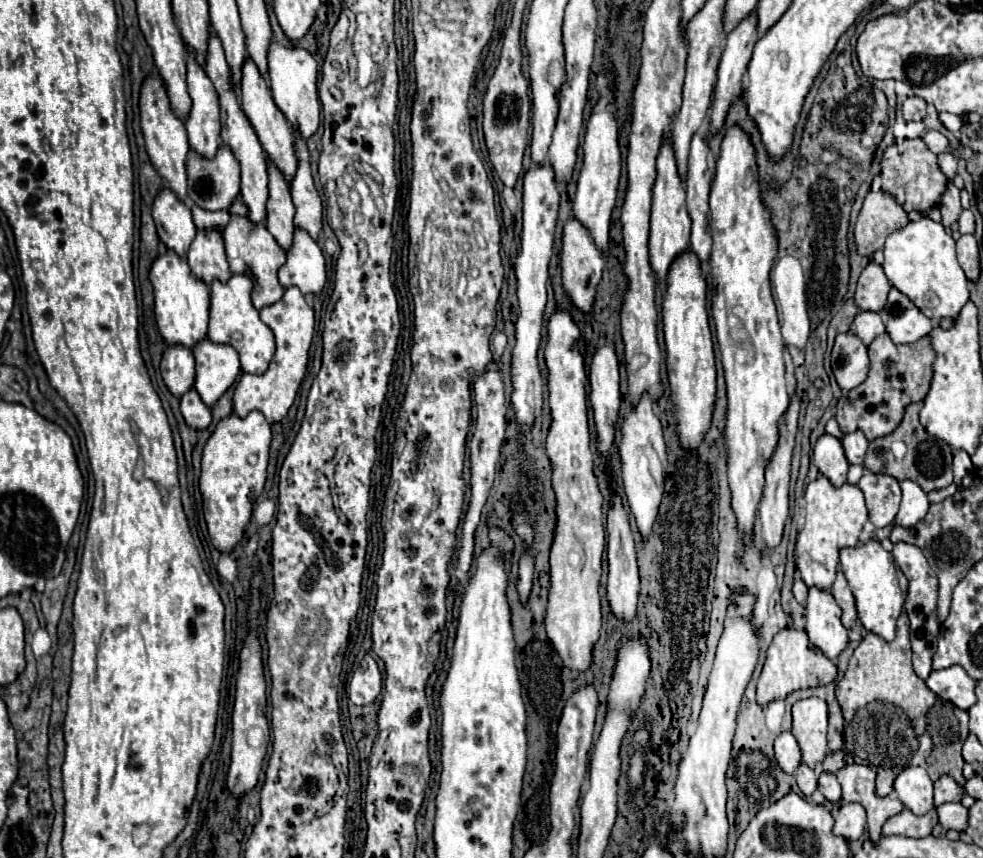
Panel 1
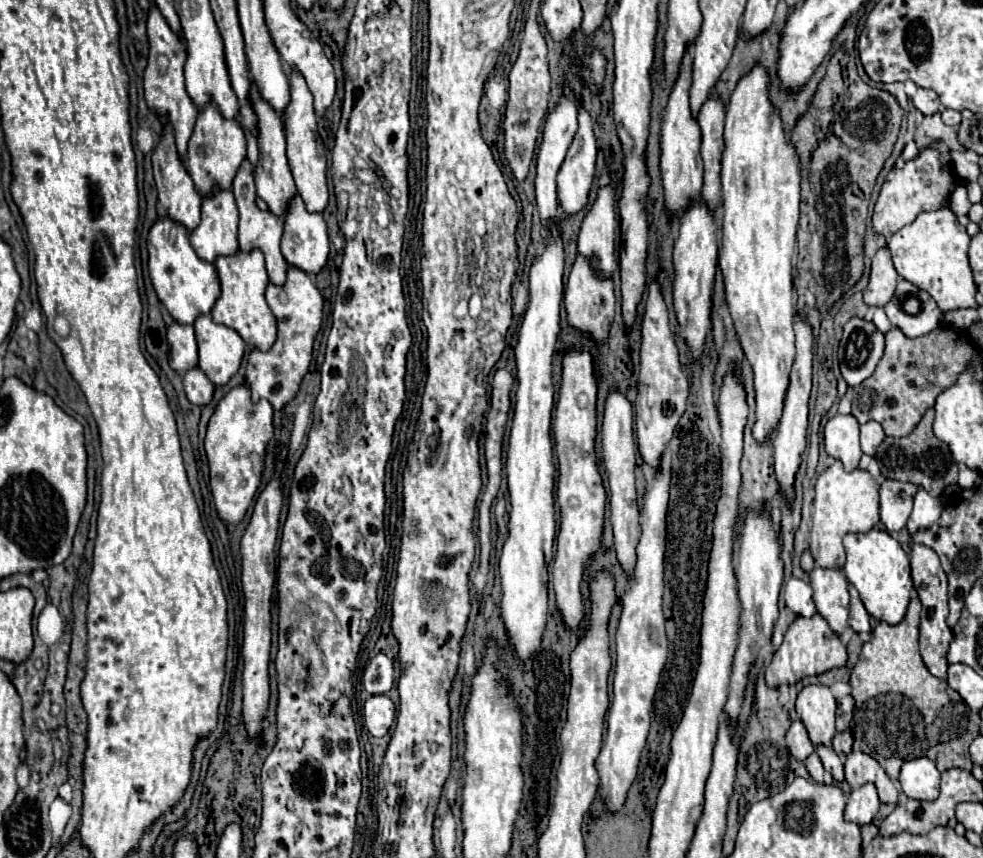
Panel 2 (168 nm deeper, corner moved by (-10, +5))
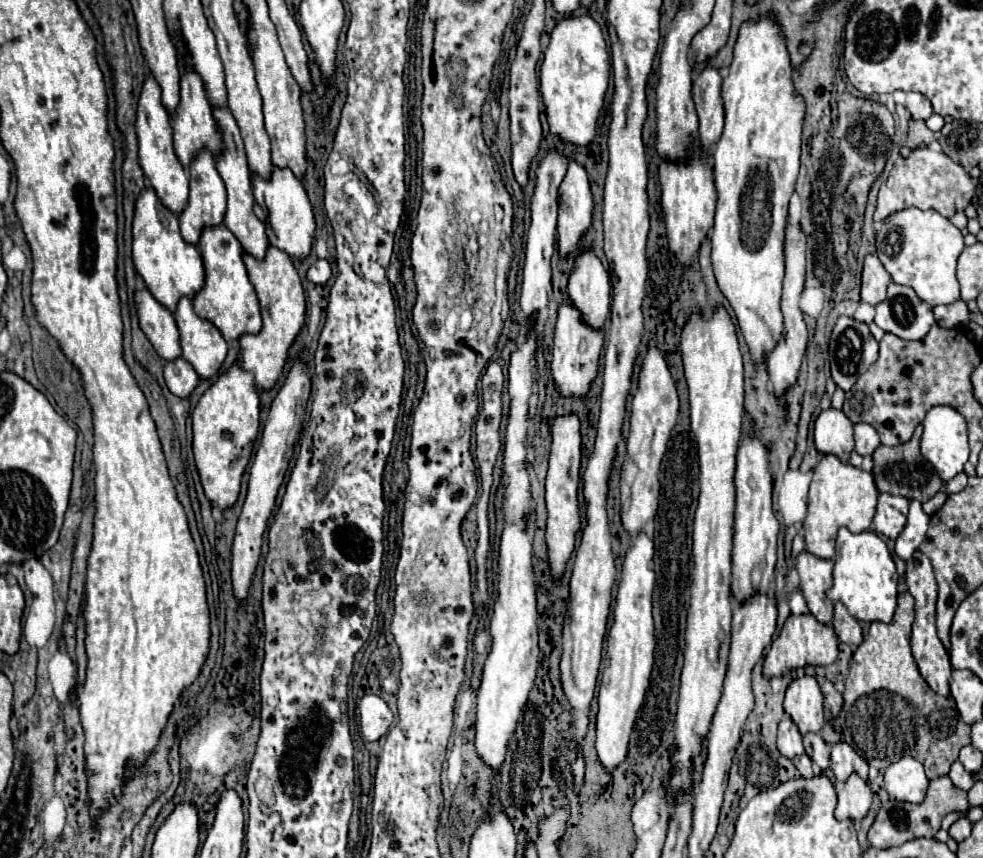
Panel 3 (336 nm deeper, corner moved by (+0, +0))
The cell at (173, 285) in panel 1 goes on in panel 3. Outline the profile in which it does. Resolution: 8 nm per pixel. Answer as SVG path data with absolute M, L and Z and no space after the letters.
M145 188L135 204L133 264L153 298L171 312L177 310L177 304L183 296L193 300L205 284L203 260L199 256L199 250L181 238L179 218L159 202L153 188Z

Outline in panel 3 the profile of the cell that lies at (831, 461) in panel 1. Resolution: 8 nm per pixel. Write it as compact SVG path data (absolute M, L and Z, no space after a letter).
M823 410L815 420L815 446L825 454L837 456L843 464L849 464L853 452L853 424L841 410Z

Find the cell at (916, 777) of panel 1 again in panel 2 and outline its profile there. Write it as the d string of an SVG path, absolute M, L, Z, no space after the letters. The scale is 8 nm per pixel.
M927 757L905 761L899 773L901 789L909 799L933 801L939 795L939 771Z

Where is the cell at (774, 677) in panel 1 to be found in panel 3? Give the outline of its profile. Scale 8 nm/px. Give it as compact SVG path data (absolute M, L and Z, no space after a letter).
M803 614L803 616L789 616L779 638L773 640L769 654L763 662L763 676L785 676L793 670L805 668L805 666L829 666L837 660L837 636L831 626L819 624L815 616Z

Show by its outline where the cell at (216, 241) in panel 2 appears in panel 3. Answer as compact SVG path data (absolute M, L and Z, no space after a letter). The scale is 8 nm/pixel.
M203 150L197 154L197 158L193 160L191 168L189 168L189 202L187 208L183 210L183 214L179 216L179 224L181 224L181 236L185 242L197 246L201 232L205 228L213 228L213 226L221 226L225 212L227 212L227 192L225 192L225 184L215 168L215 156L209 150Z

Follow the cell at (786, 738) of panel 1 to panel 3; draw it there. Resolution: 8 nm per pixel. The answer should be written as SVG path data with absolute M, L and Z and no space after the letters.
M785 716L785 718L781 720L781 724L779 724L777 750L779 750L785 758L789 758L789 760L793 760L795 756L799 756L799 754L805 752L805 750L803 750L803 744L801 744L801 734L799 734L797 726L793 724L793 720L791 720L789 716Z

